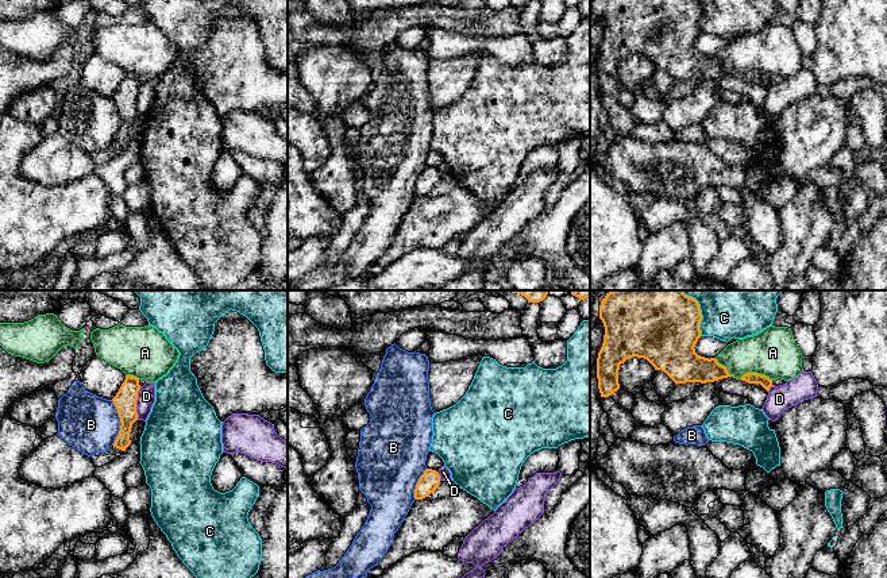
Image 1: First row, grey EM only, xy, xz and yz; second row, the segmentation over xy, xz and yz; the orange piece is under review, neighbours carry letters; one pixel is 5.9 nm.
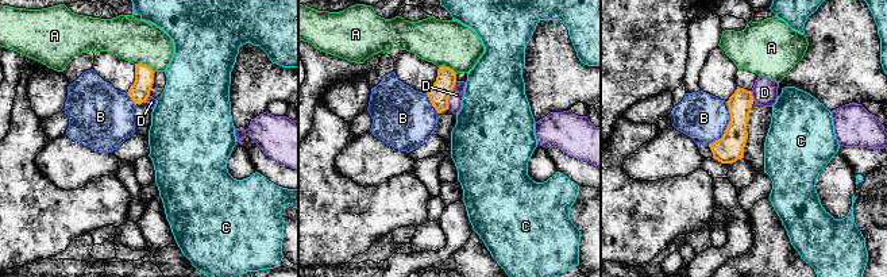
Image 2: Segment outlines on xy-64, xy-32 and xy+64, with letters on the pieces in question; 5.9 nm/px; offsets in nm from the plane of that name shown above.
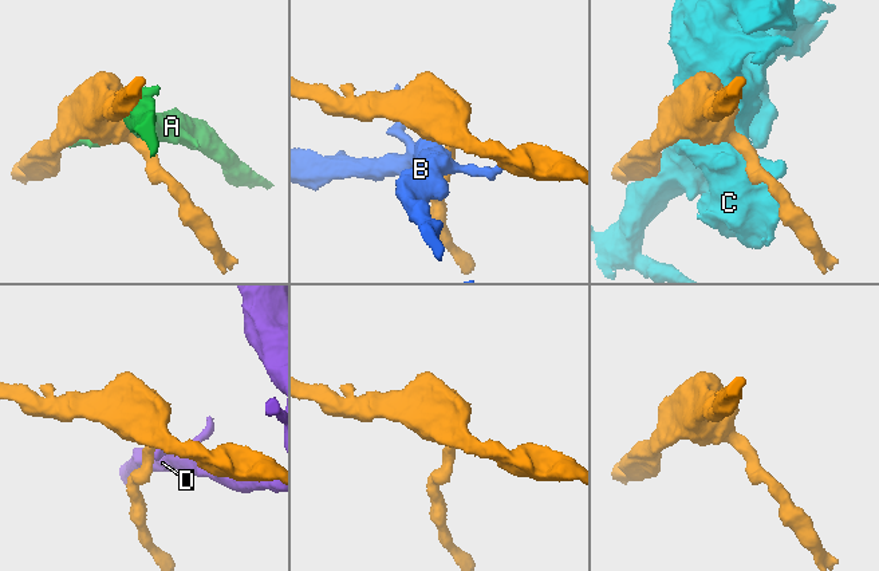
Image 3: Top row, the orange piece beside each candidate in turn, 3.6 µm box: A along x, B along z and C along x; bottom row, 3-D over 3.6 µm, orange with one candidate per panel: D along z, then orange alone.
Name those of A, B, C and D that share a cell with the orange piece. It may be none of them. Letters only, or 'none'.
none

